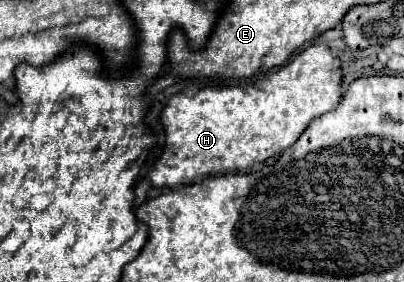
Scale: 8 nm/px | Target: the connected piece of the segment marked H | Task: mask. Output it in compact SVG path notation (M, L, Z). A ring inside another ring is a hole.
M314 44L314 46L306 48L306 50L302 50L298 56L294 56L294 58L292 58L286 66L282 66L282 68L274 70L274 72L272 72L272 76L260 78L256 84L208 86L208 88L200 90L196 96L174 96L174 98L168 102L168 106L164 108L164 112L162 112L162 124L164 124L164 128L166 128L166 148L164 148L162 156L156 160L154 168L148 172L150 182L152 182L154 186L158 186L158 188L162 188L162 186L168 186L168 188L174 188L174 186L186 186L186 184L200 182L200 180L204 180L204 178L208 178L208 176L222 174L222 172L248 172L248 170L252 168L252 164L254 164L254 162L264 162L264 160L266 160L266 158L270 158L270 156L282 154L286 148L290 148L290 146L298 140L298 136L306 130L306 126L308 126L314 118L318 118L318 116L322 116L322 114L332 112L332 110L336 110L336 108L338 108L338 104L340 104L340 100L342 100L342 92L340 92L342 80L344 80L344 76L342 76L340 58L338 58L338 56L334 56L334 54L330 52L330 48L328 48L328 46L324 46L324 44Z

